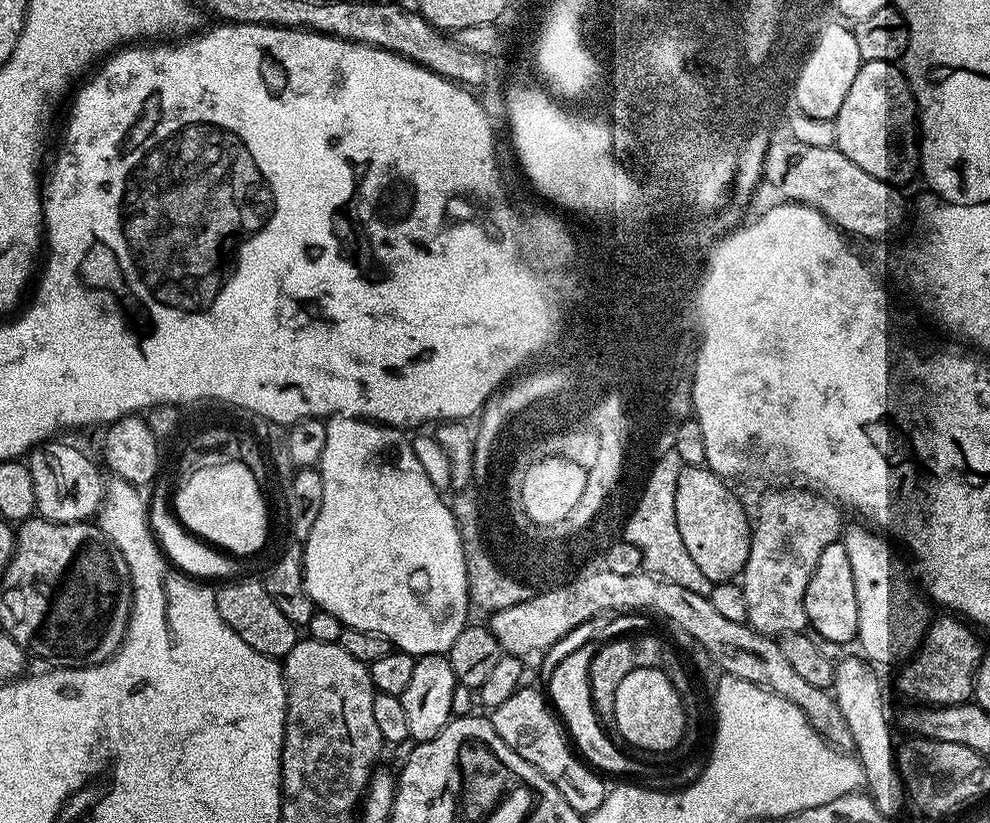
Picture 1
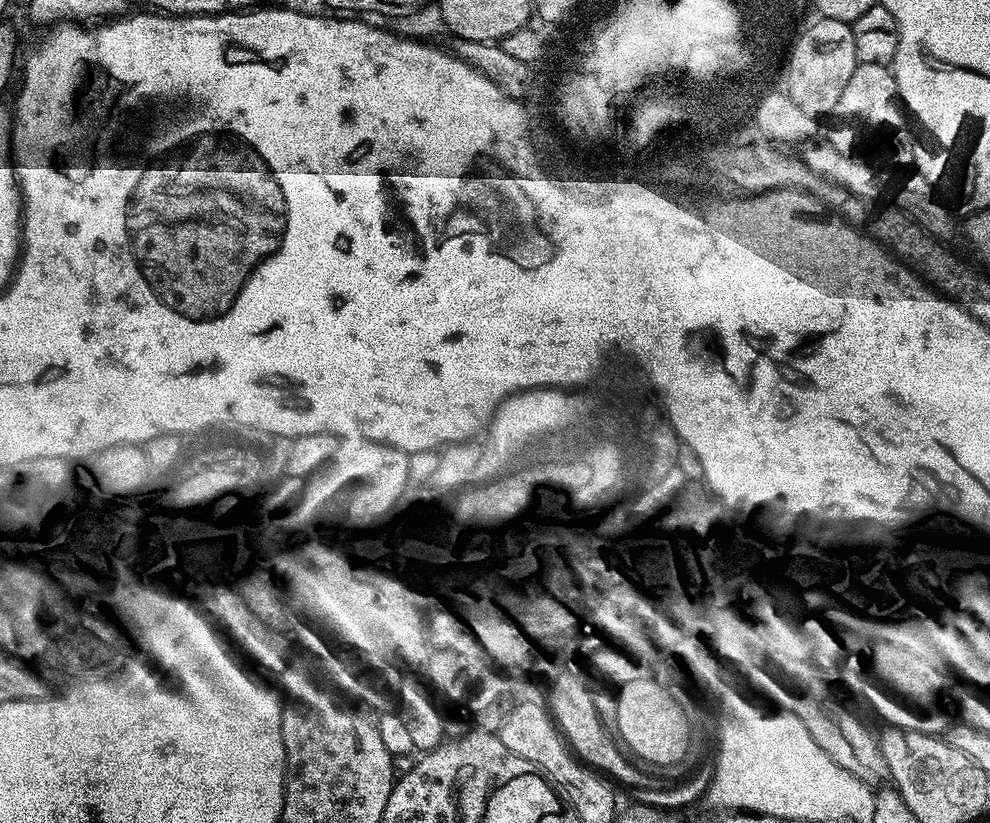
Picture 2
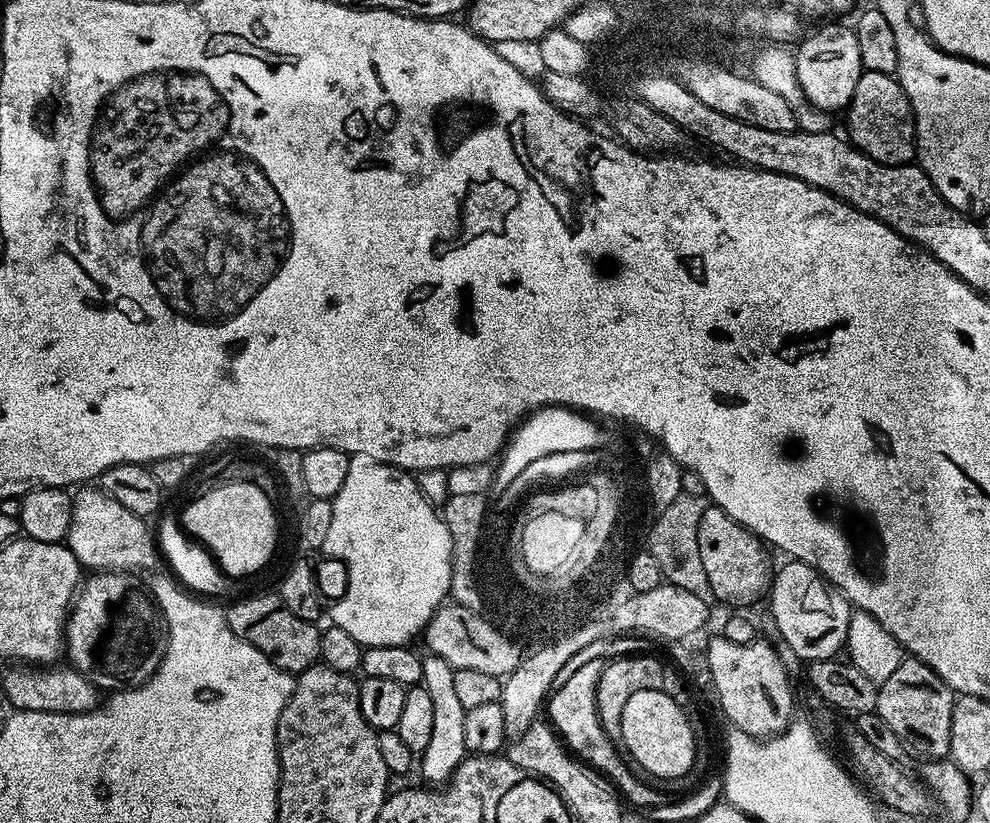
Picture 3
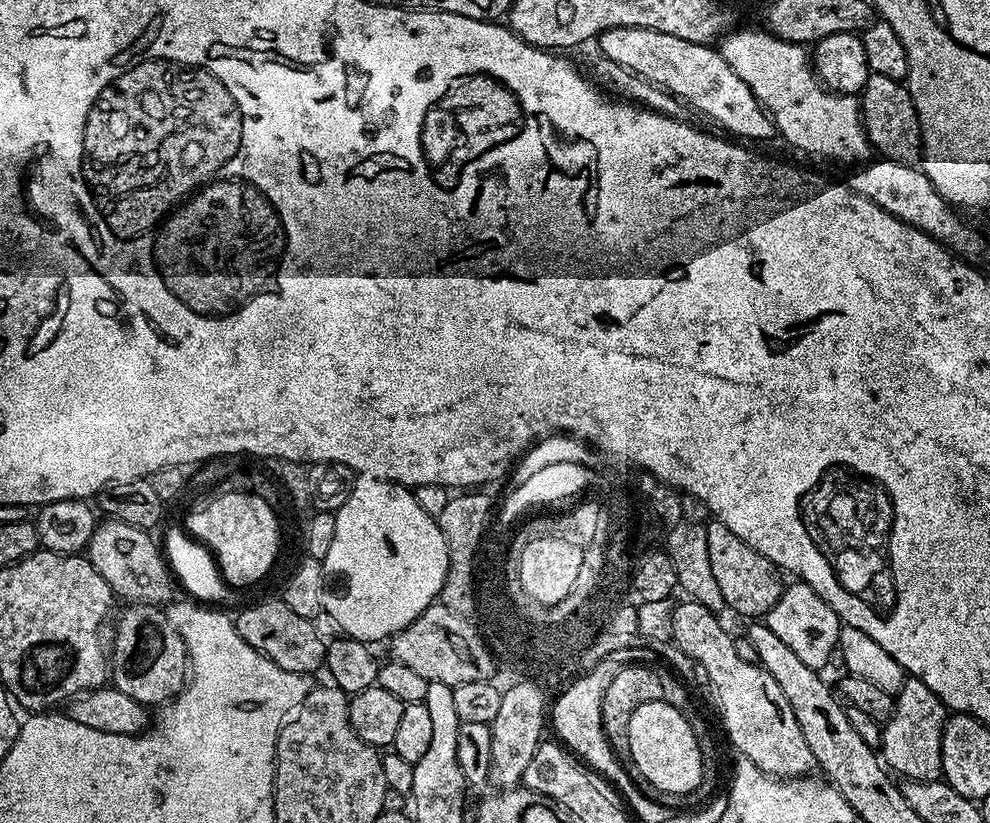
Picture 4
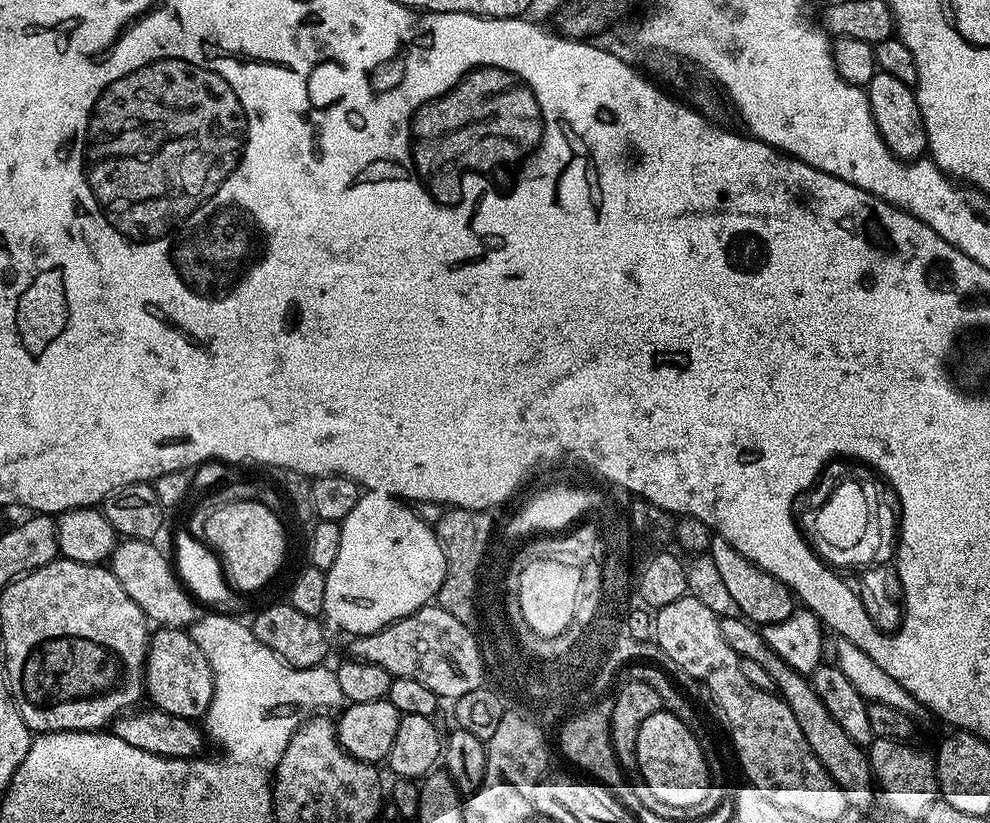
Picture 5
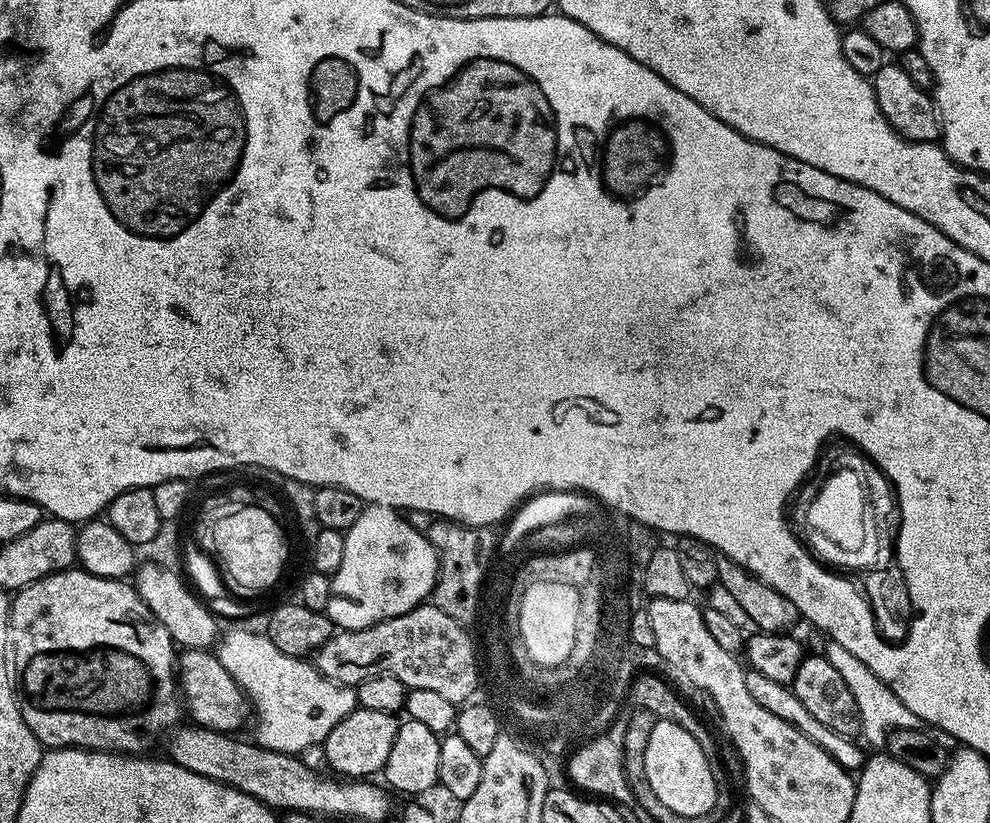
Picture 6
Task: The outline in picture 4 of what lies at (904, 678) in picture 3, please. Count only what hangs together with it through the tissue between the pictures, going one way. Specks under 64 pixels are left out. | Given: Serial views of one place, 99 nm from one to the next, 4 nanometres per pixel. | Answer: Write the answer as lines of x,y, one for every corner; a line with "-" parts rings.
905,679
899,692
895,693
892,716
882,728
883,763
904,780
941,779
940,743
945,719
946,709
938,694
934,694
934,690
930,690
924,680

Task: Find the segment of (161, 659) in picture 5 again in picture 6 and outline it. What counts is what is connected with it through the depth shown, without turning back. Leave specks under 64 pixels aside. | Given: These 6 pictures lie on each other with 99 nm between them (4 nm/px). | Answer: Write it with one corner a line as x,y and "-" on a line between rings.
190,648
178,656
178,691
183,707
192,715
193,725
227,732
239,733
240,727
250,720
250,701
234,682
230,670
222,666
215,651
207,648

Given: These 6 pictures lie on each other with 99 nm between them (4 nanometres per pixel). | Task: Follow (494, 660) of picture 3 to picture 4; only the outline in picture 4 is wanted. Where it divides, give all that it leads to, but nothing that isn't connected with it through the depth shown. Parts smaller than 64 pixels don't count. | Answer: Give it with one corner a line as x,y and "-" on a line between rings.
439,602
428,607
410,626
394,633
390,638
392,644
391,659
402,662
402,666
410,666
417,674
422,674
429,684
461,684
491,679
490,660
486,656
485,643
476,638
472,632
467,616
454,614
454,610
446,610

